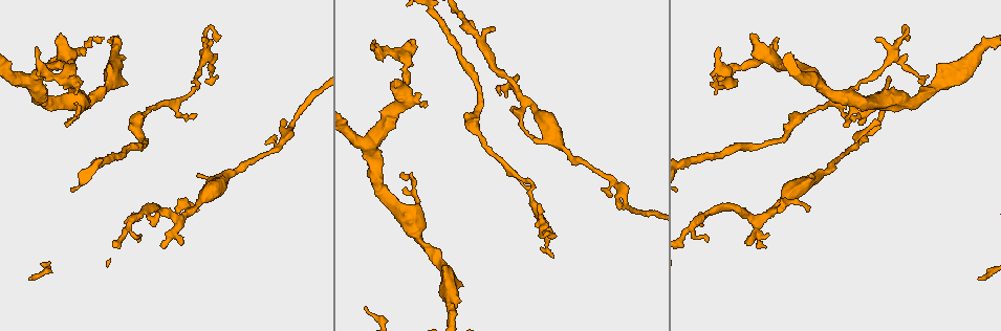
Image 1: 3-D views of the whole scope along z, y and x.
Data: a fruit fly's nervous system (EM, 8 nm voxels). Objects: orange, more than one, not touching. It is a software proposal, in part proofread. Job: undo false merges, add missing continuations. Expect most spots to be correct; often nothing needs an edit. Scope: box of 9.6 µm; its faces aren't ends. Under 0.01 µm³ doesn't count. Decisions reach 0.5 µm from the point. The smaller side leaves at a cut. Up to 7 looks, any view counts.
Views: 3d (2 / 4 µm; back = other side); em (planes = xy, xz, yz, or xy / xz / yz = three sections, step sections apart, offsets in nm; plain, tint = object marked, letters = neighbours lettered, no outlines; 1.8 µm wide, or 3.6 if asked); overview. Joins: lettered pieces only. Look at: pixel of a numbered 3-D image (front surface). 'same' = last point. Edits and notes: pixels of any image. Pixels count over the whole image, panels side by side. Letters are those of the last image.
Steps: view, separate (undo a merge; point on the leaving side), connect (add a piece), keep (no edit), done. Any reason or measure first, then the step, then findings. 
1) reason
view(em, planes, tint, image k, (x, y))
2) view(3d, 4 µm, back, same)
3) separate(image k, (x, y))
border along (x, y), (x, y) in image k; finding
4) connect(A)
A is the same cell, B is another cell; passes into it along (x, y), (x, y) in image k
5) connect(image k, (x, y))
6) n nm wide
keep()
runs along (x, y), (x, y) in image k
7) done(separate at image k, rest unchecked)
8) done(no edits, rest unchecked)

free end
view(3d, 2 µm, back, image 1, (552, 235))

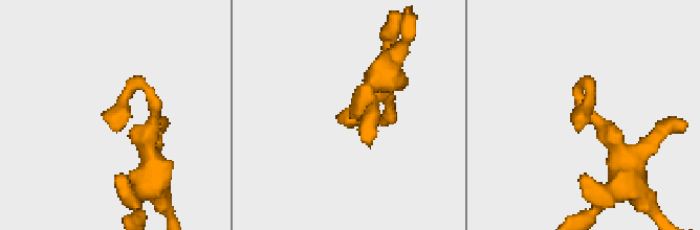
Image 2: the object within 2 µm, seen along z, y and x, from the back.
shape alone is not enough
view(em, planes, letters, image 2, (111, 129))

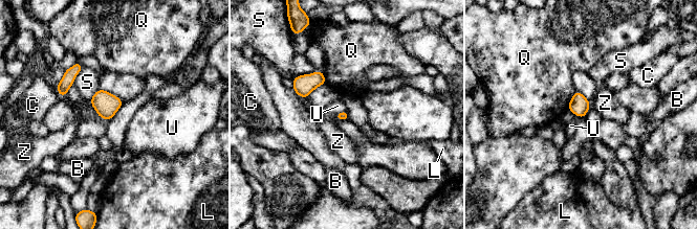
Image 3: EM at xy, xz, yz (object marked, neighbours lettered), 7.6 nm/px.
keep()
B, C, L, Q, S, U and Z are other cells; border along (345, 109), (333, 116) in image 3; no lettered piece goes on from it

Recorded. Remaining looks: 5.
tapers out
view(em, yz, step 4, letters, image 1, (610, 197))

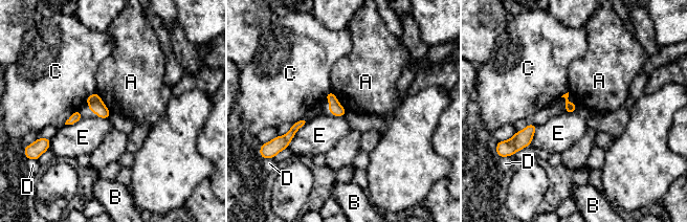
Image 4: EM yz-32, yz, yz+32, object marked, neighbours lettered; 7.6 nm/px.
view(em, planes, letters, same)

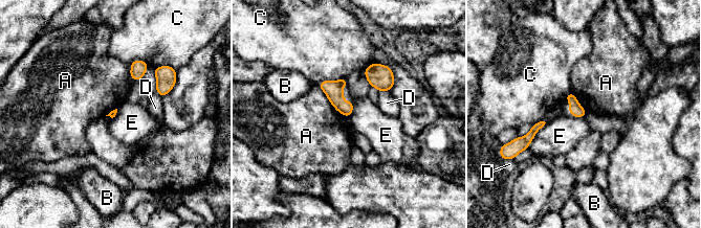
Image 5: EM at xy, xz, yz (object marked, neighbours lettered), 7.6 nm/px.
A touches over 320 nm
keep()
A, B, C, D and E are other cells; none of them fits

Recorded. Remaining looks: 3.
free end
view(em, xz, step 8, letters, image 1, (37, 49))

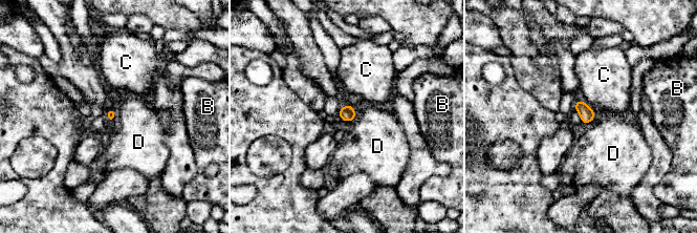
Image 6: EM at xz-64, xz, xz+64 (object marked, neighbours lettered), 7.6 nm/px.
C touches over 170 nm
keep()
B, C and D are other cells; no lettered piece goes on from it

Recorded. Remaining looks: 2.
done(no edits, rest unchecked)

